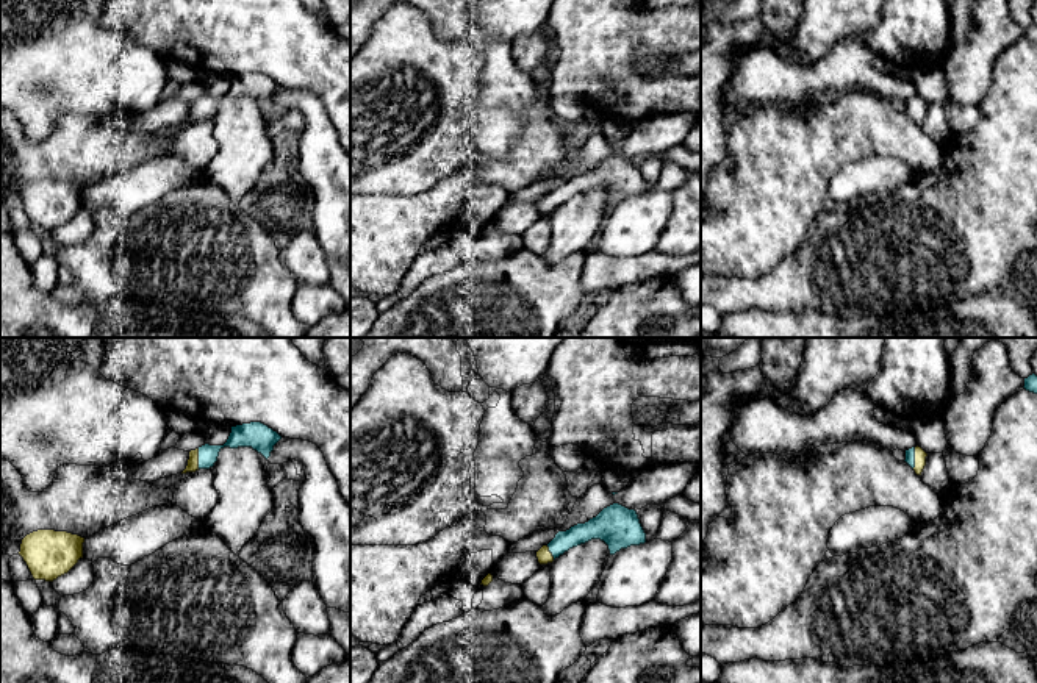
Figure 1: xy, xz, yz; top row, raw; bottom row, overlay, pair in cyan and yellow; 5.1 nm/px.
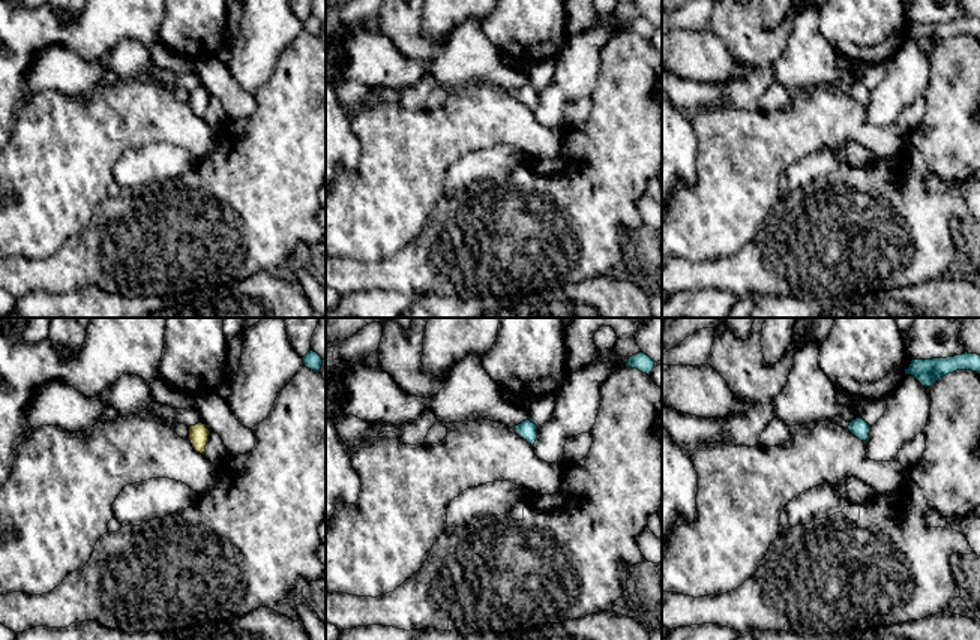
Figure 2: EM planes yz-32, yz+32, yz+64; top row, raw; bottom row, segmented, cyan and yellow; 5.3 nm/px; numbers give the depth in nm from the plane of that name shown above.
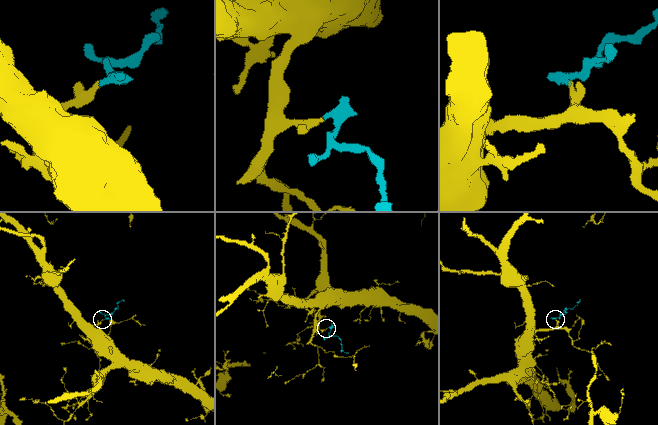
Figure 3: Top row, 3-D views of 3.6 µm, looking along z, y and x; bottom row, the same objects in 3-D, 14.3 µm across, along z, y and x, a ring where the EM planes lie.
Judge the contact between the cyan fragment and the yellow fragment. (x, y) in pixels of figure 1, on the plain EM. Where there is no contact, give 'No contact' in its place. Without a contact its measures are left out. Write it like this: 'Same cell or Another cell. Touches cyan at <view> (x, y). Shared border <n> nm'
Same cell. Touches cyan at yz (914, 108). Shared border 110 nm

